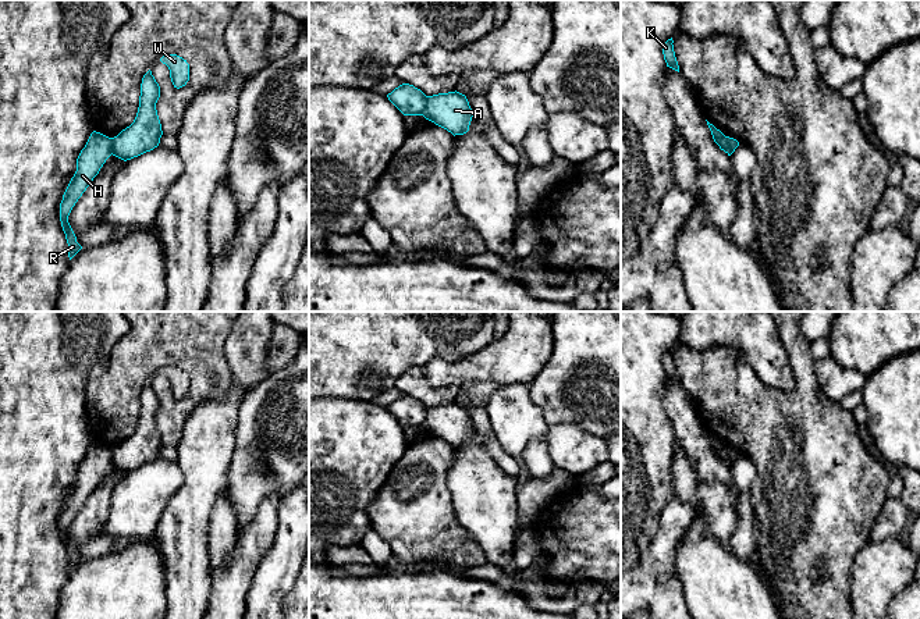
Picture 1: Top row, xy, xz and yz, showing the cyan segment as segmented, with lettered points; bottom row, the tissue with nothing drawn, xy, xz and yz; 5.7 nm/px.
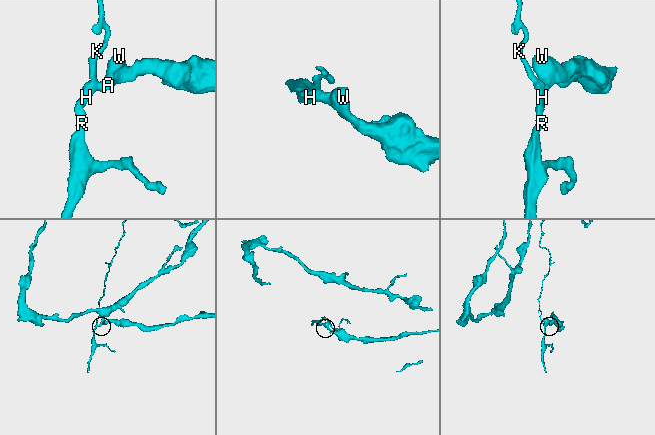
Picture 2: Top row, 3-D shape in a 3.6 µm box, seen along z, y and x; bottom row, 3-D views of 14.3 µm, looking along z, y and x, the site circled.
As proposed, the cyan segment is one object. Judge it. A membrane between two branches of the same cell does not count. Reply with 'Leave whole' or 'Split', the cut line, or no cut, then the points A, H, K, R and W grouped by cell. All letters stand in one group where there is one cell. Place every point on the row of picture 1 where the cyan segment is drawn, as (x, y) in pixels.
Split. Split along xz (427, 96), (426, 106), (421, 114). Groups: A W / H K R

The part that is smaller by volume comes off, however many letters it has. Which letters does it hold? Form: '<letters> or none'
H, K, R

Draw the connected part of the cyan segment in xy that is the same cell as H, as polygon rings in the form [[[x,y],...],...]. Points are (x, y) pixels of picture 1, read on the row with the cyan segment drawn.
[[[93,131],[77,159],[77,171],[71,178],[60,203],[60,221],[68,243],[70,260],[82,249],[82,246],[77,242],[77,236],[68,223],[68,216],[111,154],[111,138]]]

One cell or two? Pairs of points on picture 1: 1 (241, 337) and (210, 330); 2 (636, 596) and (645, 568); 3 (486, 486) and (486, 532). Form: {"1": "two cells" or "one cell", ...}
{"1": "two cells", "2": "one cell", "3": "one cell"}

